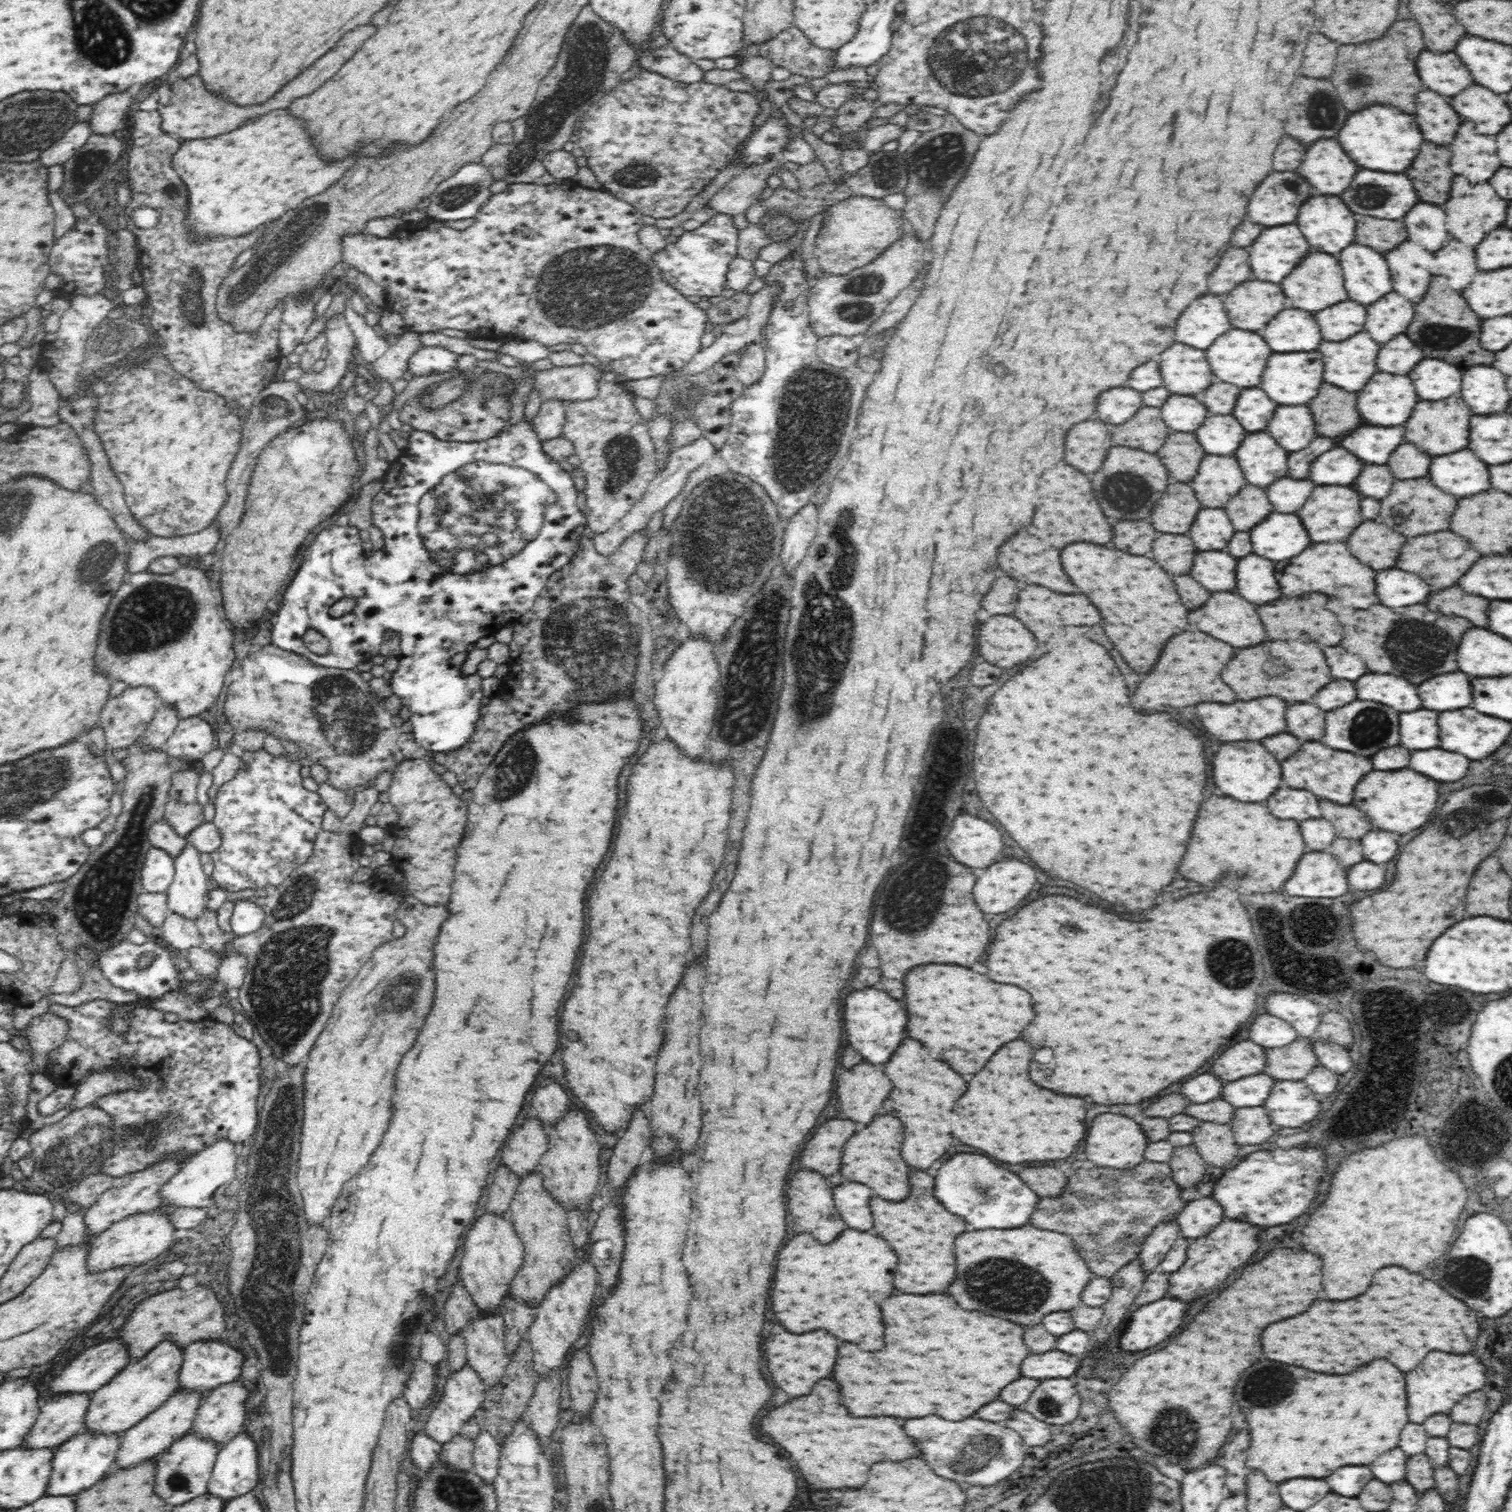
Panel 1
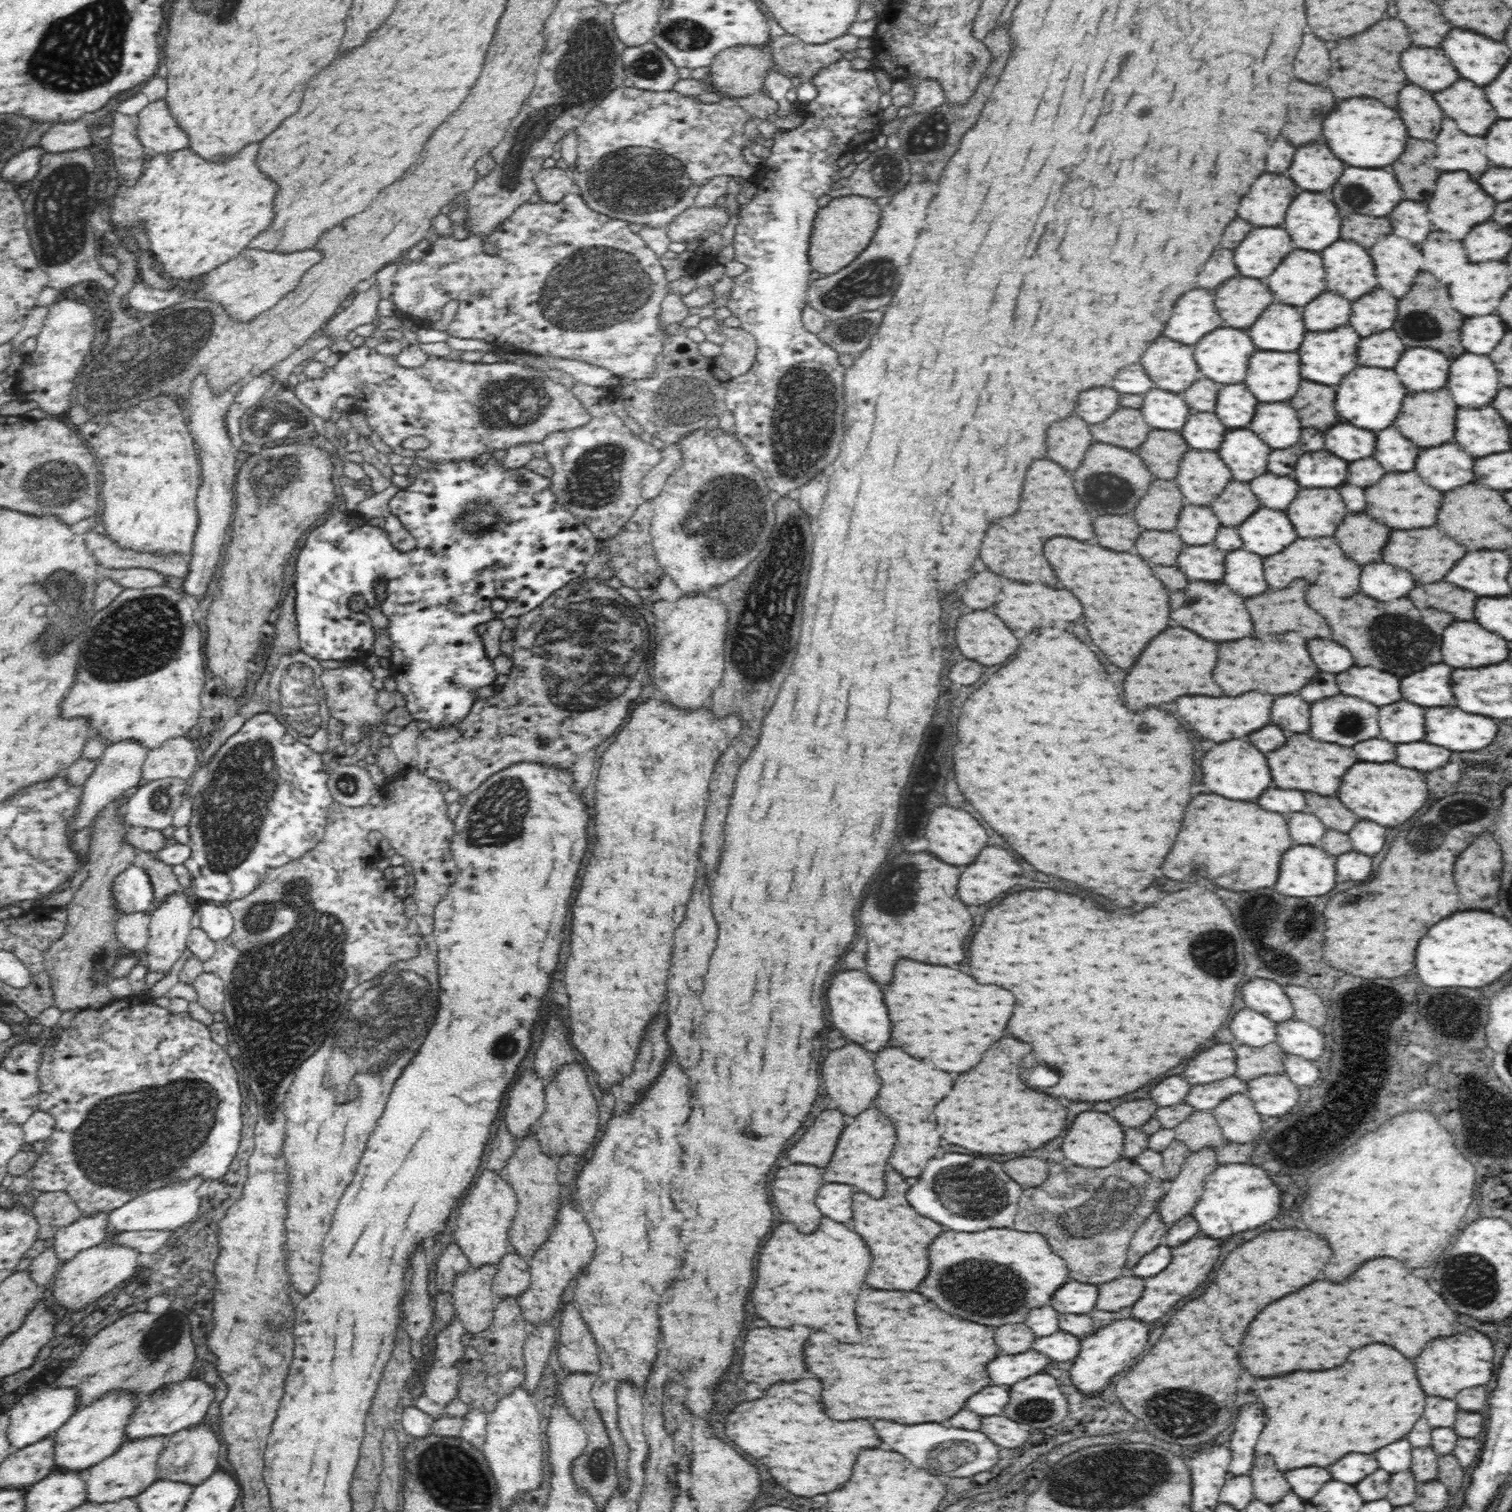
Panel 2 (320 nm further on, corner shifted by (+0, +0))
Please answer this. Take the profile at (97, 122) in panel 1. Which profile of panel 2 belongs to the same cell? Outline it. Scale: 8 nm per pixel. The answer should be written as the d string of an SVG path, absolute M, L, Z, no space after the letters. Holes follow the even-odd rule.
M81 119L64 124L56 124L40 138L38 146L46 153L64 152L78 149L92 149L90 129Z

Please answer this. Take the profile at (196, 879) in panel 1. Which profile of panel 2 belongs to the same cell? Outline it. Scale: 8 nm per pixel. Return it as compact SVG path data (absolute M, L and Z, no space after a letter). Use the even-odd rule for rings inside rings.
M182 891L166 896L166 900L150 912L149 939L142 951L144 954L142 962L148 971L169 972L172 965L182 956L187 949L188 937L193 929L190 922L195 912Z

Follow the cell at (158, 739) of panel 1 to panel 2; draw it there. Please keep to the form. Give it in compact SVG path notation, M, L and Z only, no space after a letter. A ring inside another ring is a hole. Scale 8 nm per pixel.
M124 740L106 746L92 774L83 784L78 812L71 818L67 830L75 833L82 830L82 828L86 828L86 826L90 826L108 804L111 804L113 800L124 797L143 783L141 778L142 767L148 751L144 745L132 740Z

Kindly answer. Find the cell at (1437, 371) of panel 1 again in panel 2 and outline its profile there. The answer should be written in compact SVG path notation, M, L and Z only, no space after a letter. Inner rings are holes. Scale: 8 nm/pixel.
M1408 348L1396 364L1400 382L1410 392L1434 390L1446 386L1450 360L1432 348Z

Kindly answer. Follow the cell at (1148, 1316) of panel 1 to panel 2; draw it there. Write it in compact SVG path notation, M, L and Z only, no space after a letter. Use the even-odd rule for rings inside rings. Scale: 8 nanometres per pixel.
M1115 1320L1095 1333L1083 1337L1080 1352L1072 1360L1069 1369L1073 1386L1086 1396L1102 1392L1104 1386L1112 1382L1113 1376L1121 1375L1126 1366L1136 1362L1136 1358L1146 1348L1146 1342L1148 1342L1148 1328L1138 1320Z

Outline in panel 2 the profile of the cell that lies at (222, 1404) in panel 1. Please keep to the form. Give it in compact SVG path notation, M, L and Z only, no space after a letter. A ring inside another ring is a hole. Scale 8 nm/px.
M203 1423L174 1432L165 1442L163 1453L157 1460L158 1476L162 1480L185 1482L192 1486L202 1484L218 1468L220 1442L214 1431Z

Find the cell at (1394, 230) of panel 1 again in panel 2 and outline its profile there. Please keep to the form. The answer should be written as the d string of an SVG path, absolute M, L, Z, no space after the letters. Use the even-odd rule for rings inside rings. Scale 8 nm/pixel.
M1352 214L1342 218L1342 238L1344 240L1354 240L1364 248L1370 248L1378 236L1390 234L1390 222L1386 218L1374 218L1374 216L1362 216L1362 214Z

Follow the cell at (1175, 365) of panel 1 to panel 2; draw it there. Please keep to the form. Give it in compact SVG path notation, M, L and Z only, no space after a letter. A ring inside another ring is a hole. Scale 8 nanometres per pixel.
M1158 338L1140 358L1146 374L1159 389L1182 394L1202 372L1195 361L1195 345Z

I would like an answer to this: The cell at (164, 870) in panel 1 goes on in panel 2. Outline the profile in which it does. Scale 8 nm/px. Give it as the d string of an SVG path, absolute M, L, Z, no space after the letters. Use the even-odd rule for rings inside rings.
M130 865L115 878L112 894L117 912L122 915L148 912L153 904L154 893L150 877L134 865Z

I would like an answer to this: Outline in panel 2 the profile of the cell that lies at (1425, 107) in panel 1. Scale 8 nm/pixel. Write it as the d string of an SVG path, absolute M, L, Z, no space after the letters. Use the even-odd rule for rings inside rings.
M1408 84L1400 90L1398 112L1414 138L1436 138L1442 124L1442 110L1434 98L1420 86Z

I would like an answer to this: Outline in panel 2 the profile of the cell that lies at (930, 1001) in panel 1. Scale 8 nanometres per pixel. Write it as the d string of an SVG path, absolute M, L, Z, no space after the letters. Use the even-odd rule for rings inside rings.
M914 960L896 964L892 982L884 986L884 1002L892 1022L890 1042L910 1056L932 1060L944 1072L972 1070L990 1044L1002 1038L1014 1008L1014 996L1004 988L982 986L960 970Z

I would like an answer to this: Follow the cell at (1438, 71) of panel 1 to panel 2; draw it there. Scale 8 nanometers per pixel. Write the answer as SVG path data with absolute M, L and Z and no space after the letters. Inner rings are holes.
M1408 48L1402 52L1400 64L1410 82L1432 92L1444 90L1460 78L1440 48Z

